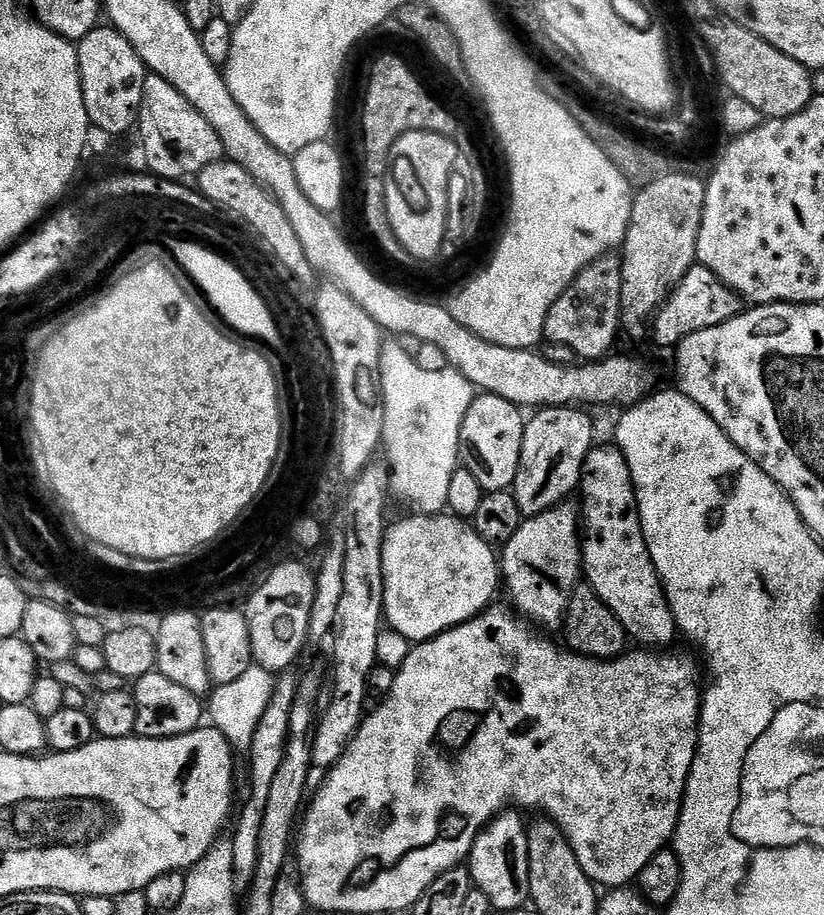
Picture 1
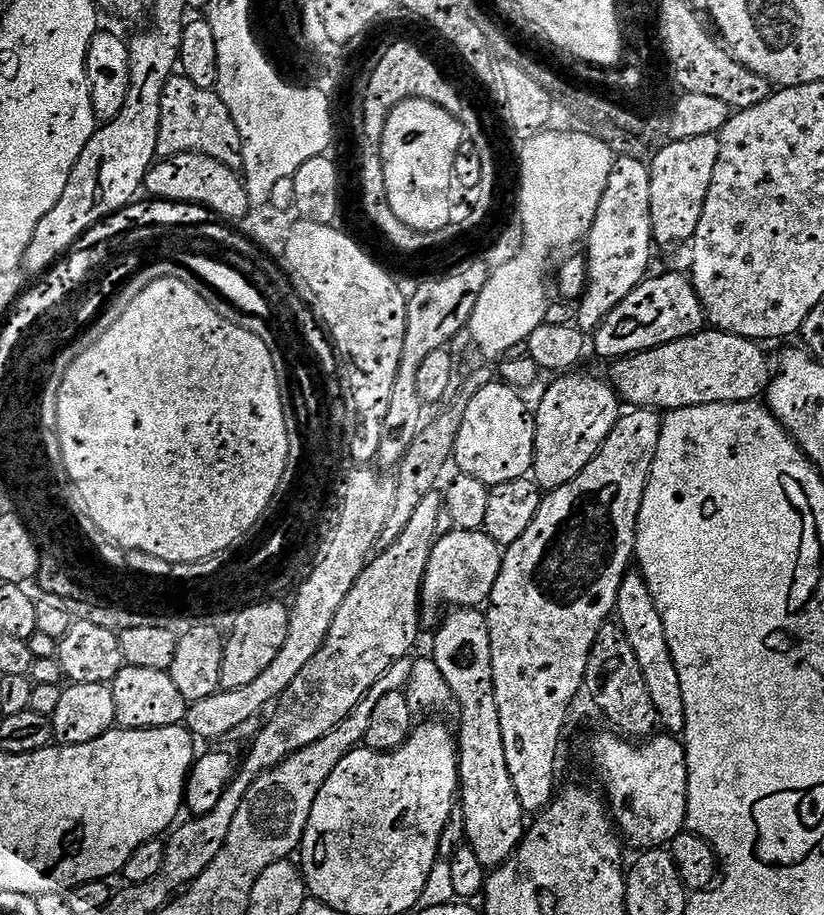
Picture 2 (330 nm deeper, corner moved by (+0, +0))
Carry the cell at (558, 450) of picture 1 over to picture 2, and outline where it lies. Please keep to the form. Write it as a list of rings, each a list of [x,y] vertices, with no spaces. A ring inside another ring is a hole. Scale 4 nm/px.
[[[572,370],[560,374],[544,392],[540,405],[535,405],[534,419],[536,421],[536,463],[534,465],[534,480],[541,489],[563,489],[570,481],[577,479],[599,457],[600,447],[604,445],[607,436],[622,415],[622,401],[616,395],[615,388],[607,379],[591,376],[588,372]]]

